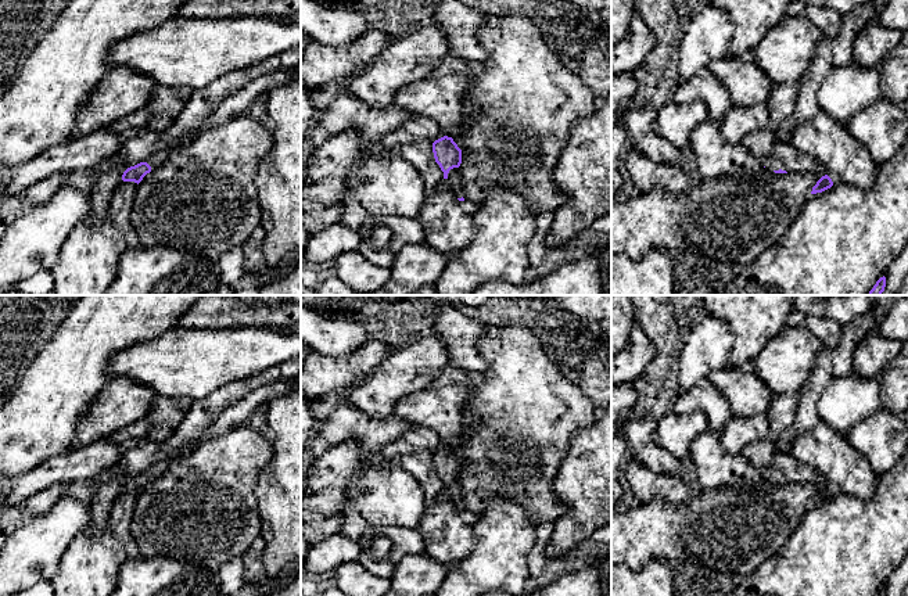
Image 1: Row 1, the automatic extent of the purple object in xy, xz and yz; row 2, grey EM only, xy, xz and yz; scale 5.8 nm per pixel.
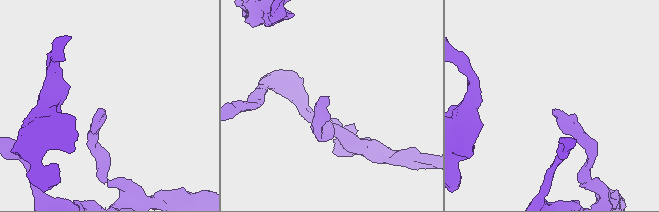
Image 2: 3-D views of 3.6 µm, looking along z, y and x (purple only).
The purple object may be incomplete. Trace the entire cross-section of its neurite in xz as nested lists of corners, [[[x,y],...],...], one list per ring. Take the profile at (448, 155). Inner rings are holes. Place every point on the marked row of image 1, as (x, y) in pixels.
[[[444,136],[433,143],[433,152],[435,162],[444,172],[446,179],[459,201],[463,198],[463,180],[460,173],[462,150],[453,141],[452,137]]]

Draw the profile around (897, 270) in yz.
[[[908,241],[884,272],[886,287],[882,295],[897,295],[908,273]]]

